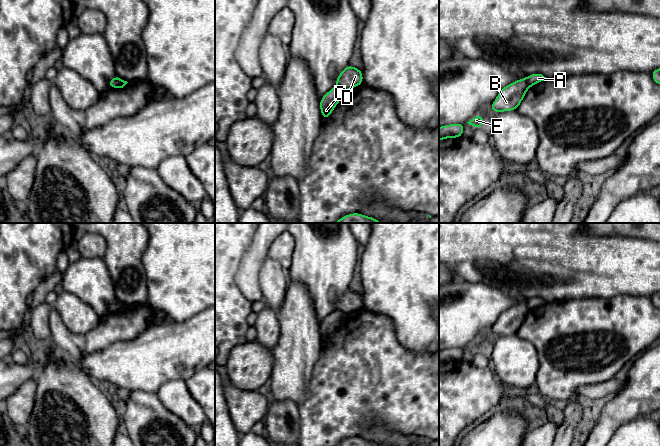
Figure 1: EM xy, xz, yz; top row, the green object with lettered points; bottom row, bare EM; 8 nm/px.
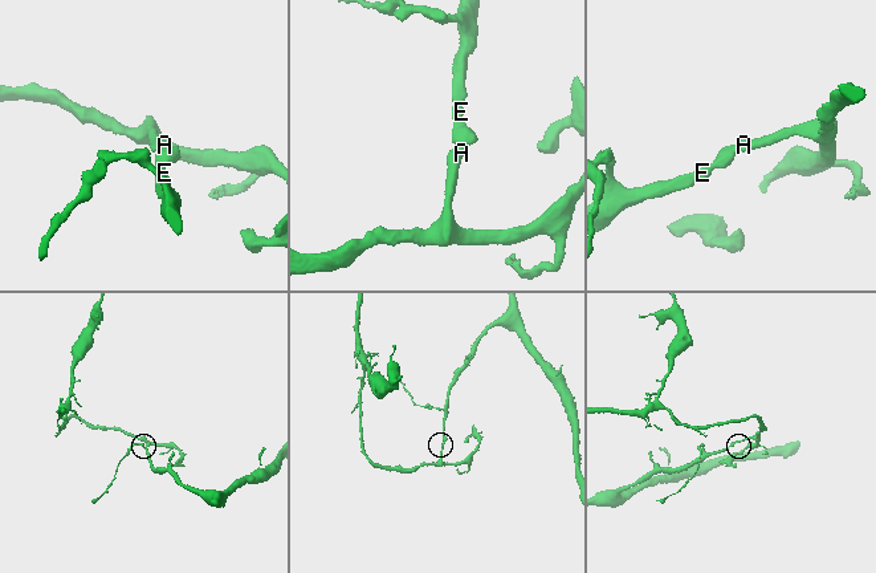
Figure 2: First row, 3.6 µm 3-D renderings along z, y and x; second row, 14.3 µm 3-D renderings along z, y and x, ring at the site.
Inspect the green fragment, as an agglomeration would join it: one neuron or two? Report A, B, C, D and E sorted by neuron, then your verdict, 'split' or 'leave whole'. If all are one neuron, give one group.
A C / B D E; split

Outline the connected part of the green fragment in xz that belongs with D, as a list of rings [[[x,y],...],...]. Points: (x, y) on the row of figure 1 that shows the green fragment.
[[[349,64],[338,75],[336,78],[336,83],[338,87],[341,87],[345,90],[357,87],[363,84],[362,70],[357,69]]]

